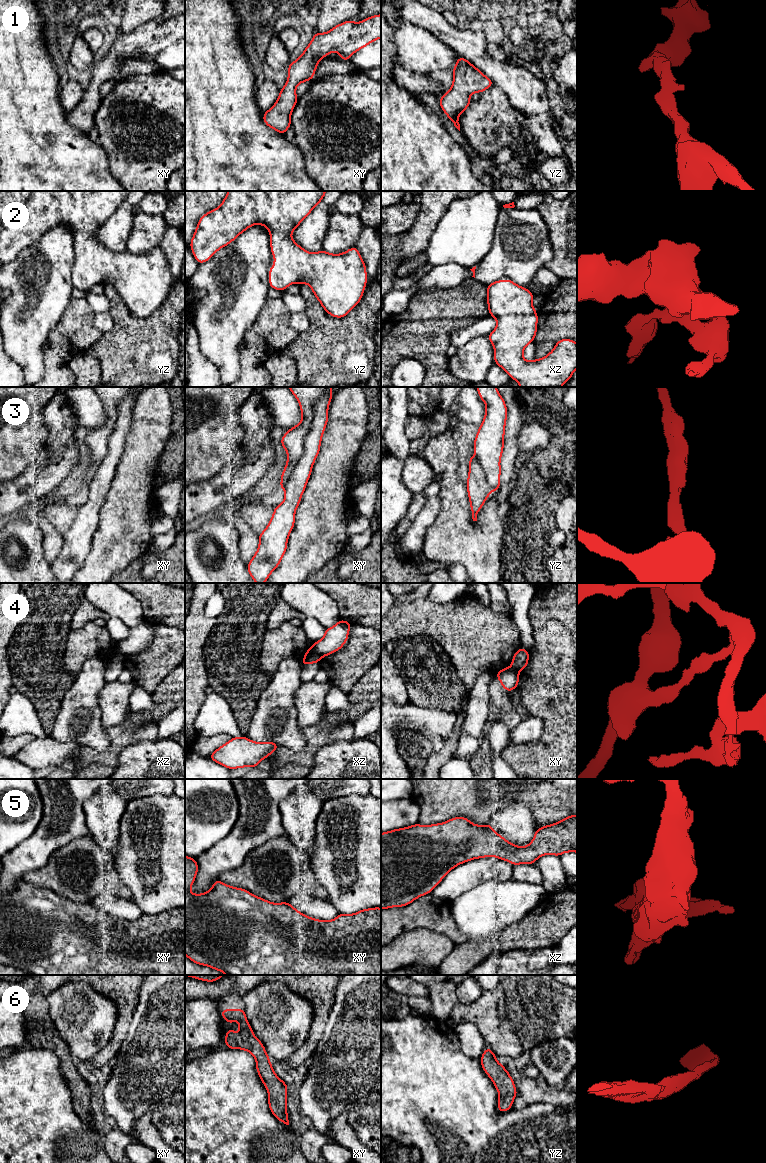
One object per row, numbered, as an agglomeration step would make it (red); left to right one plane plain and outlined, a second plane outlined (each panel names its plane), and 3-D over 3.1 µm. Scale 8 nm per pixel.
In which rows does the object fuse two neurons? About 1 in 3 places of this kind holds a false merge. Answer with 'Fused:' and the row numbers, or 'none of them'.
Fused: 3, 4

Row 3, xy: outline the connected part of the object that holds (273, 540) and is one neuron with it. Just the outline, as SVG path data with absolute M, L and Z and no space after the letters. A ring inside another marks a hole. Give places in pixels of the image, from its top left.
M329 391L315 406L313 420L304 440L303 455L285 484L285 498L274 508L269 524L259 534L258 550L247 564L248 573L256 583L264 583L268 580L287 550L289 535L295 524L296 509L310 478L312 466L320 452L333 393Z

